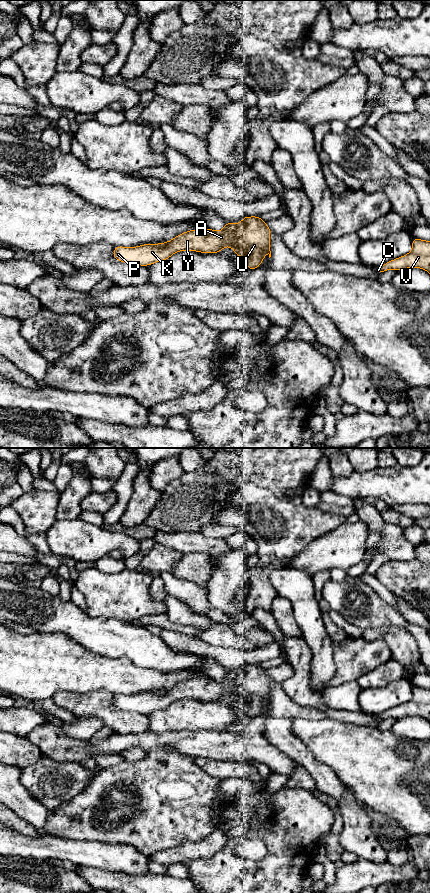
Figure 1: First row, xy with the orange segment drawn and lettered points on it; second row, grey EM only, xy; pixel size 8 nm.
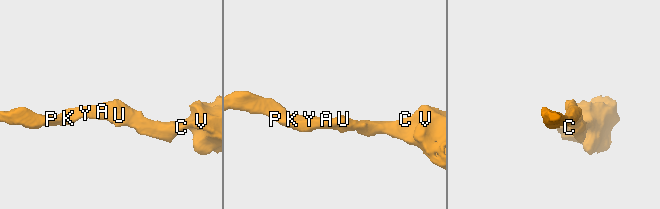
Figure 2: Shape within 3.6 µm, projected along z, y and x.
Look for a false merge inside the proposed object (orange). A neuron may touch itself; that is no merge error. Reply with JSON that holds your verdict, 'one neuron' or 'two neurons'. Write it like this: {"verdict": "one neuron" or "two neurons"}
{"verdict": "one neuron"}

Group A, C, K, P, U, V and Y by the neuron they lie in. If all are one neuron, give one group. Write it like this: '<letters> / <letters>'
A C K P U V Y

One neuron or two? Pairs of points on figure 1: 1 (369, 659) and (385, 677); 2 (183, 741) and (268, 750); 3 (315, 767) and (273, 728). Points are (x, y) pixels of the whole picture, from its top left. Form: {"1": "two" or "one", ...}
{"1": "two", "2": "one", "3": "one"}

